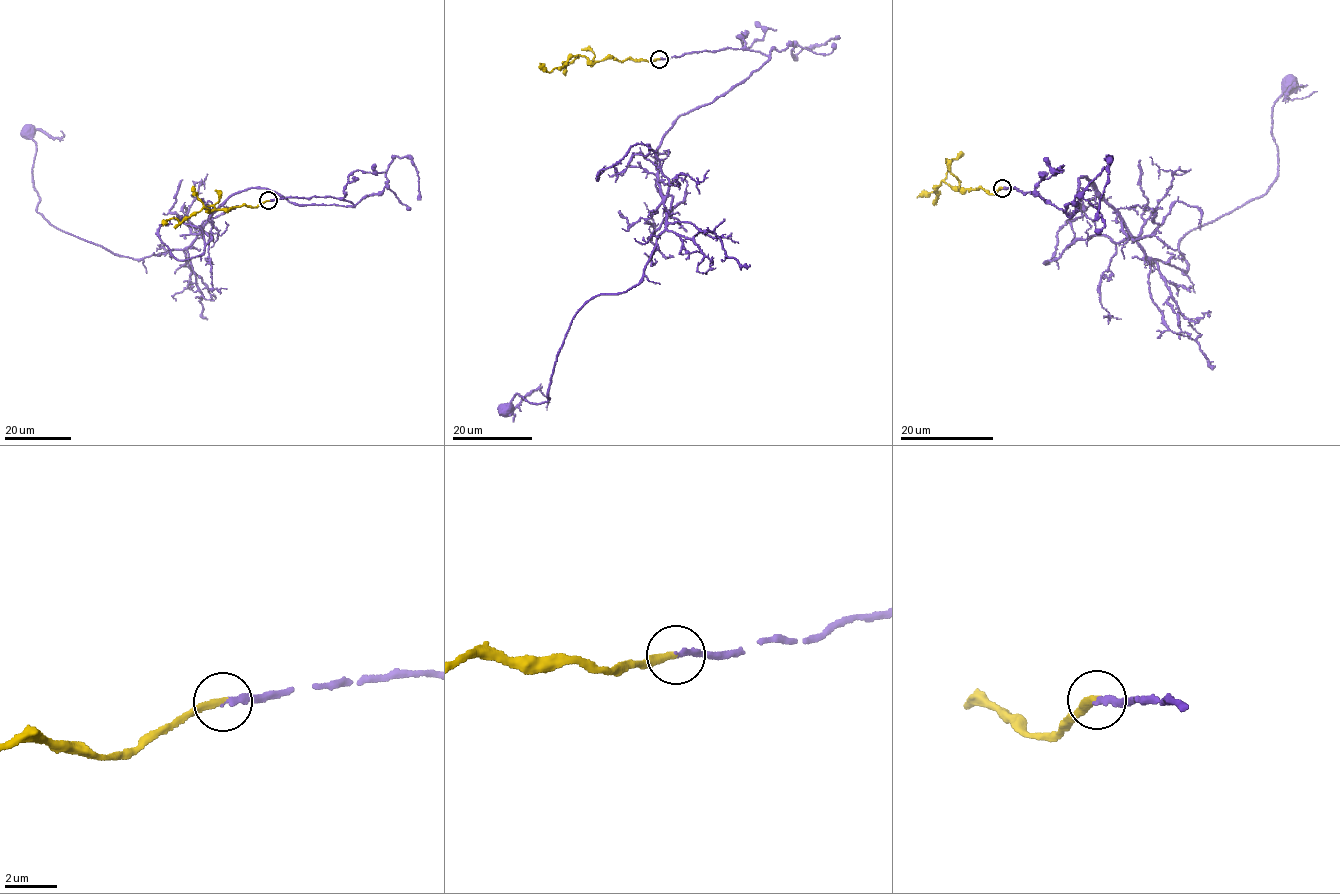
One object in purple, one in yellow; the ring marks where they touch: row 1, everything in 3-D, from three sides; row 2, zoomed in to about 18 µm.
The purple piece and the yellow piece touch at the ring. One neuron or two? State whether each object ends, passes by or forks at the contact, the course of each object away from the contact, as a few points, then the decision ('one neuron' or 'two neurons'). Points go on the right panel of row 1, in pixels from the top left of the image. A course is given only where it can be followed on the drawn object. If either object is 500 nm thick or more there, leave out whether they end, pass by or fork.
purple ends; yellow ends; course purple (1001, 187), (1070, 215), (1087, 176), (1148, 257), (1187, 270), (1185, 234), (1274, 181), (1272, 106), (1291, 84); course yellow (1001, 187), (994, 194), (981, 188), (957, 189), (942, 181), (935, 187), (937, 198), (935, 190), (917, 198); one neuron

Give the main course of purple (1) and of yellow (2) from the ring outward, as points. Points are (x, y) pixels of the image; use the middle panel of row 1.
1: (659, 58), (768, 59), (666, 132), (666, 225), (643, 277), (578, 311), (549, 399), (515, 394), (506, 410)
2: (659, 58), (619, 61), (612, 57), (592, 62), (577, 55), (569, 57), (563, 66), (546, 72), (540, 63)

